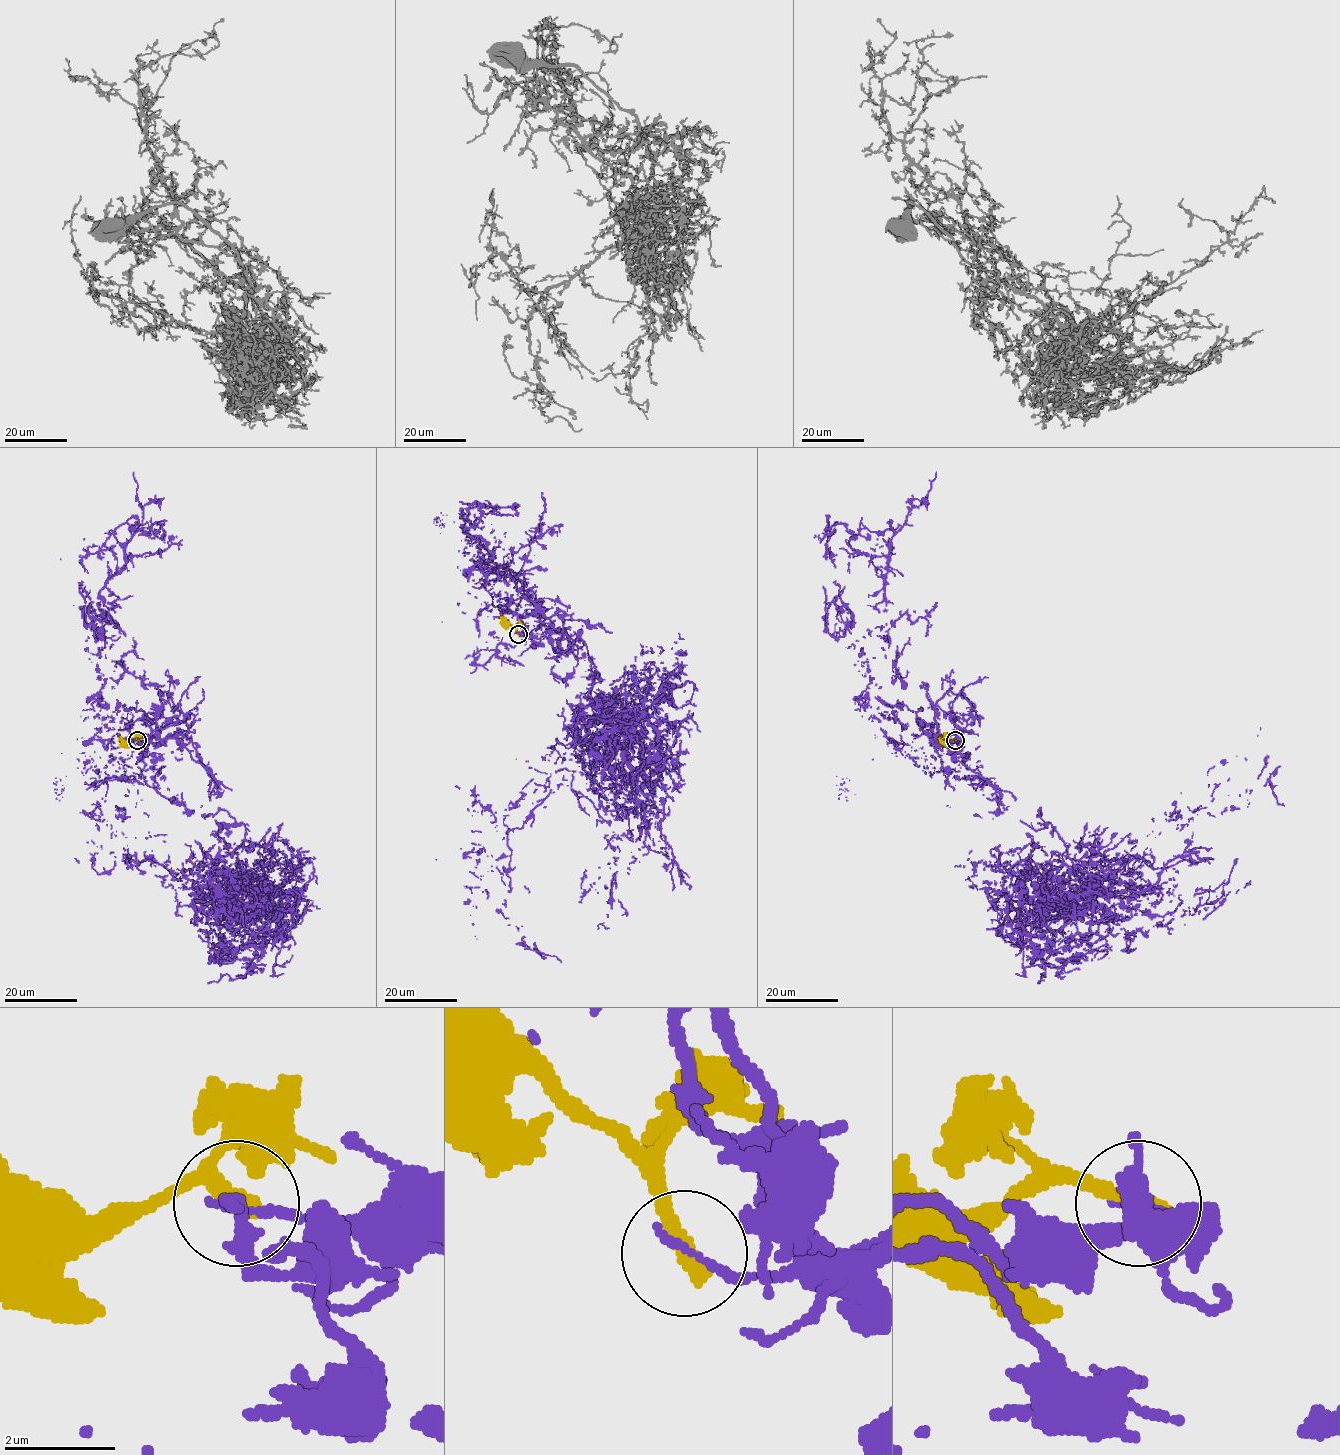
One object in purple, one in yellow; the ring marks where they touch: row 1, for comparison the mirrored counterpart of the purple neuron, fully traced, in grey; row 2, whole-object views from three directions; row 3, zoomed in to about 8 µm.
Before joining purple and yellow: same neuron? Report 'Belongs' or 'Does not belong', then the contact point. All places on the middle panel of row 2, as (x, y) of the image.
Does not belong. Place: (518, 634)

